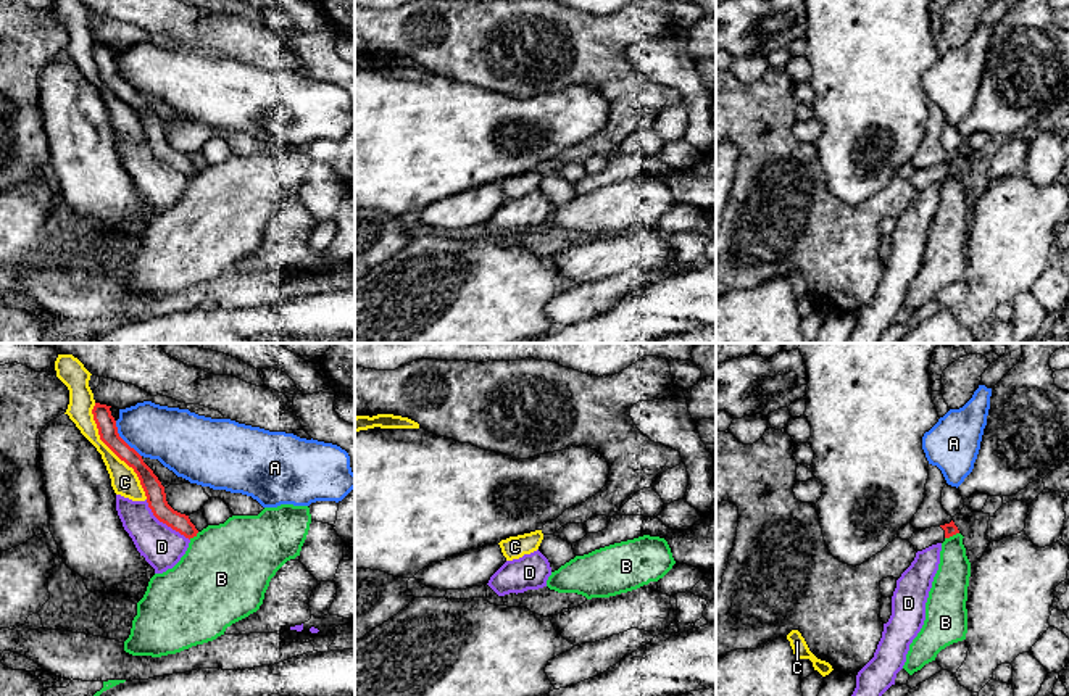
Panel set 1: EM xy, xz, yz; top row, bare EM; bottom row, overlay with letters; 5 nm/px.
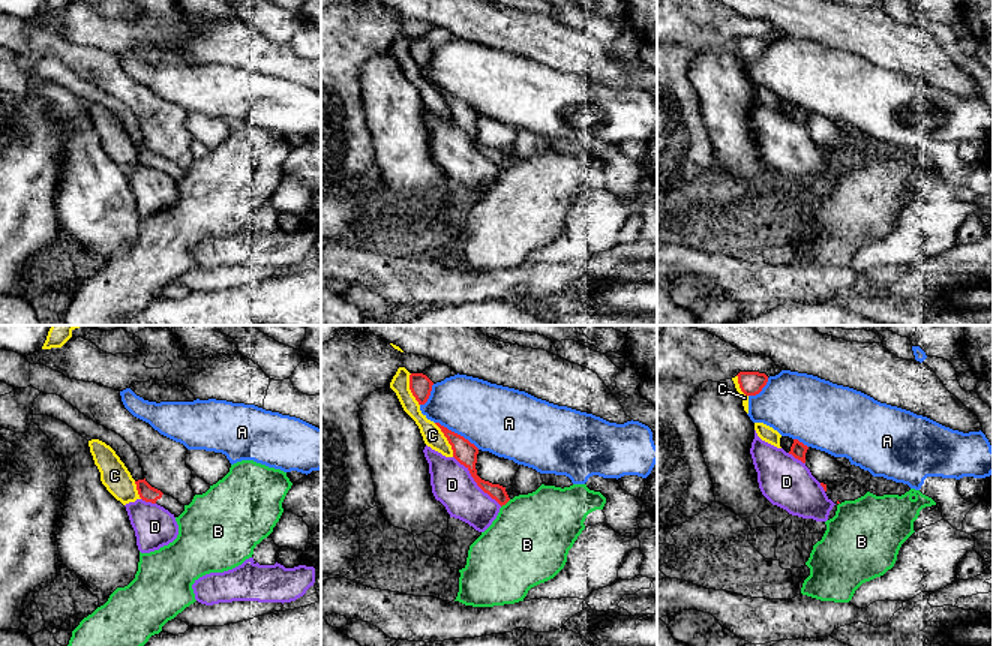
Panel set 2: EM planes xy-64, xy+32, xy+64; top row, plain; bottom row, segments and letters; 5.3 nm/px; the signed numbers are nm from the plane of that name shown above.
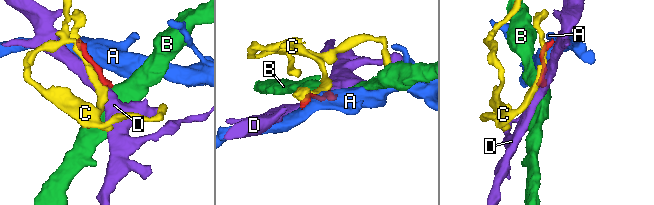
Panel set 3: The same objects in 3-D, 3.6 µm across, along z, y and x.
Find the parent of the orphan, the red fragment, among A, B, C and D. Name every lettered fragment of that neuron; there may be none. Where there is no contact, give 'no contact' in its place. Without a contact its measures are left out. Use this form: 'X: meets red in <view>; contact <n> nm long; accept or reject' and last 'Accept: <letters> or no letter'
A: meets red in xy; contact 220 nm long; reject
B: meets red in yz; contact 80 nm long; reject
C: meets red in xy; contact 550 nm long; reject
D: meets red in xy; contact 300 nm long; reject
Accept: no letter

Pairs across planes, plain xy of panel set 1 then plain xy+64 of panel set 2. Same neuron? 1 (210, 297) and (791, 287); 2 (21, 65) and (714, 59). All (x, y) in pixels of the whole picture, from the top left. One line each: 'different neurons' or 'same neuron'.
1: same neuron
2: different neurons

